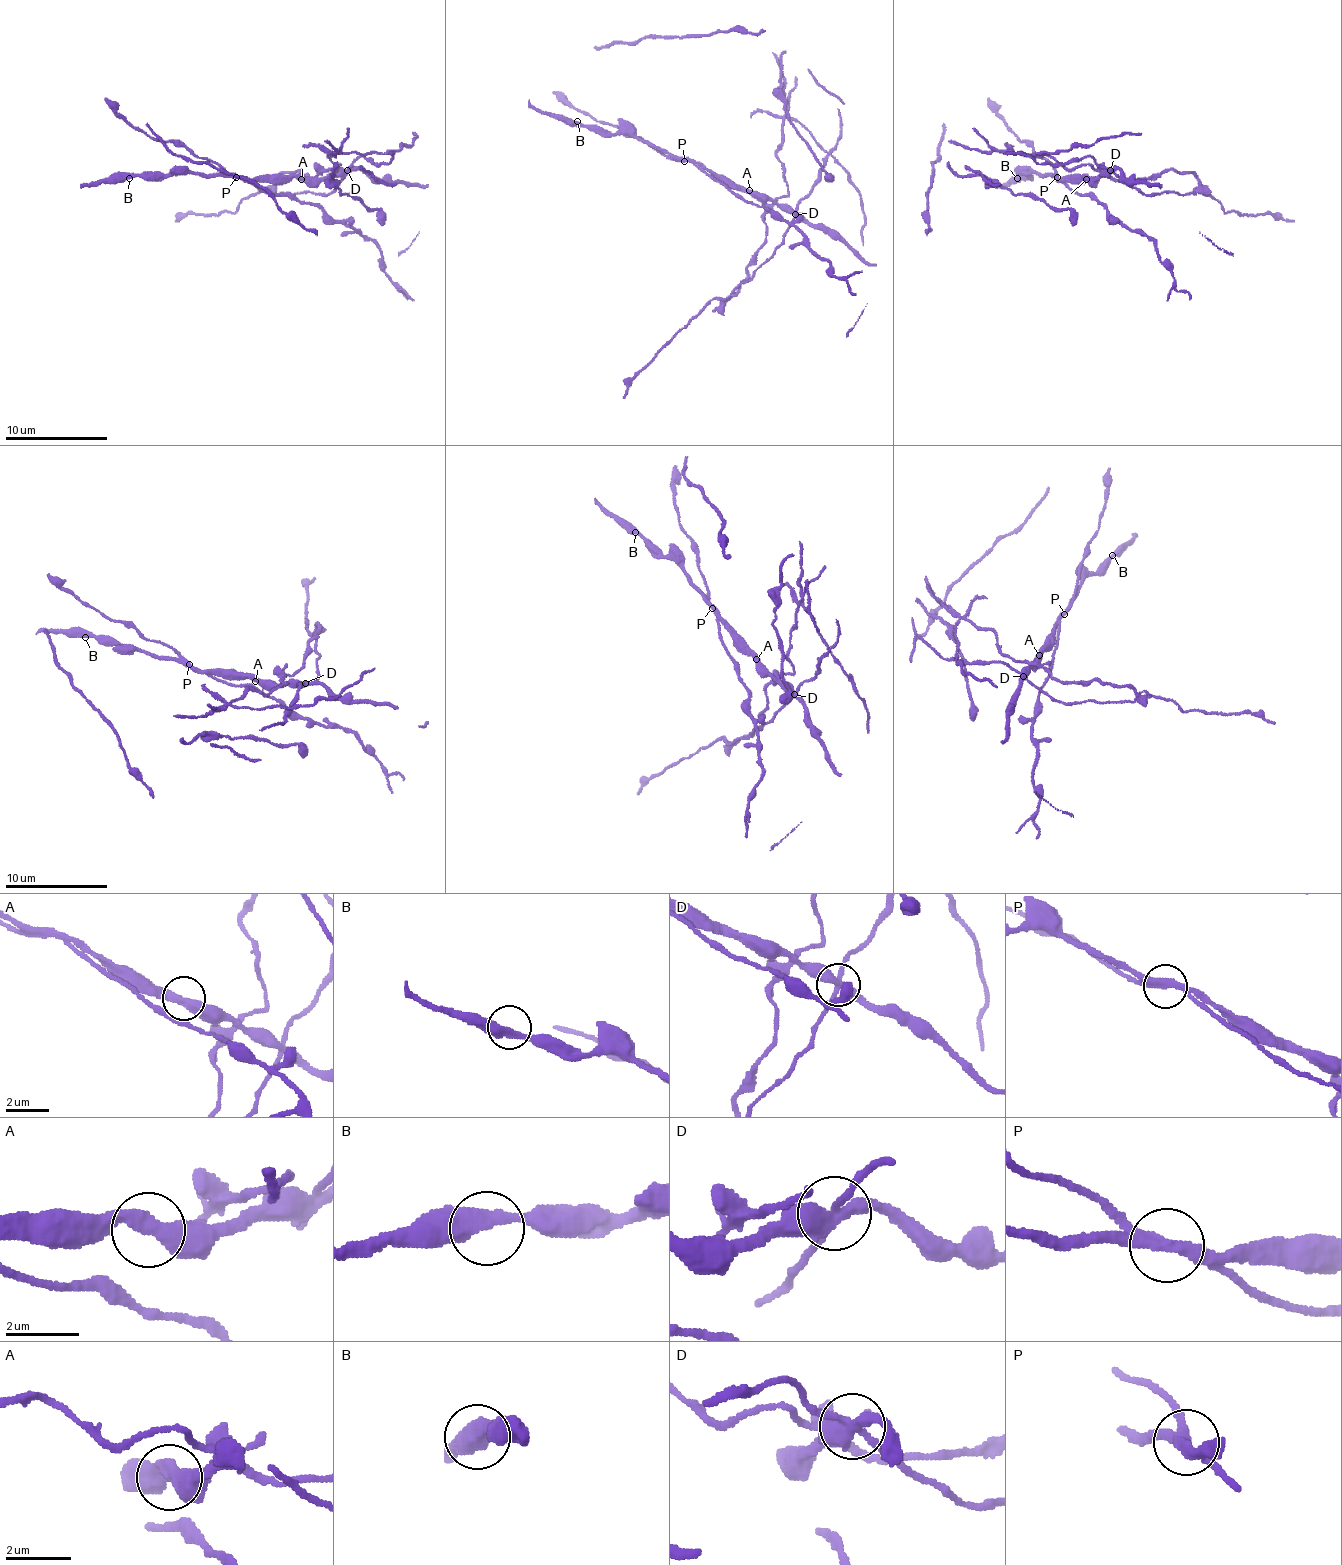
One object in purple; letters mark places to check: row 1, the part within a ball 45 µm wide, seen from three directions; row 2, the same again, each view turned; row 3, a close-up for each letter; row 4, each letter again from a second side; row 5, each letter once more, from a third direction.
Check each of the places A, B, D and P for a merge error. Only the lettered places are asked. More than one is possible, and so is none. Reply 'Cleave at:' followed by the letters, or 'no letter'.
Cleave at: D, P

